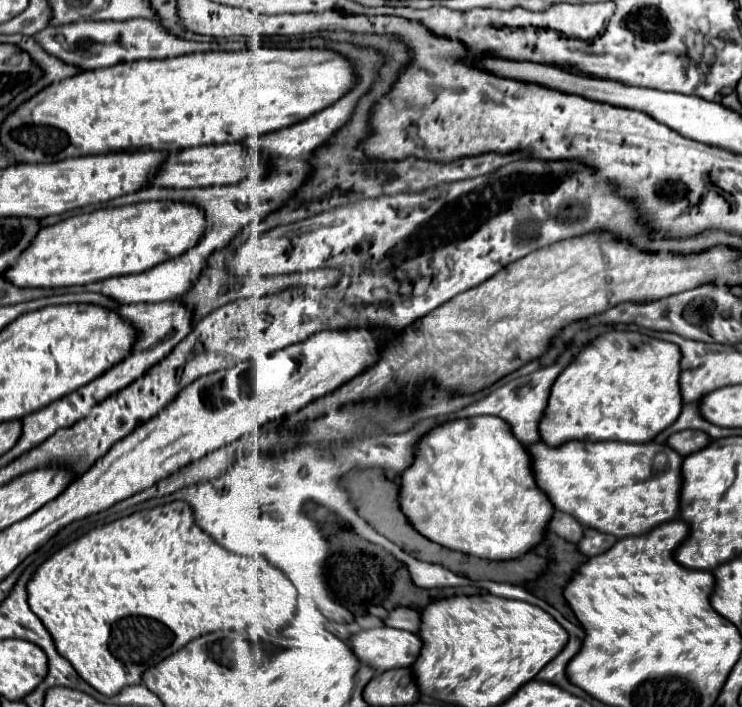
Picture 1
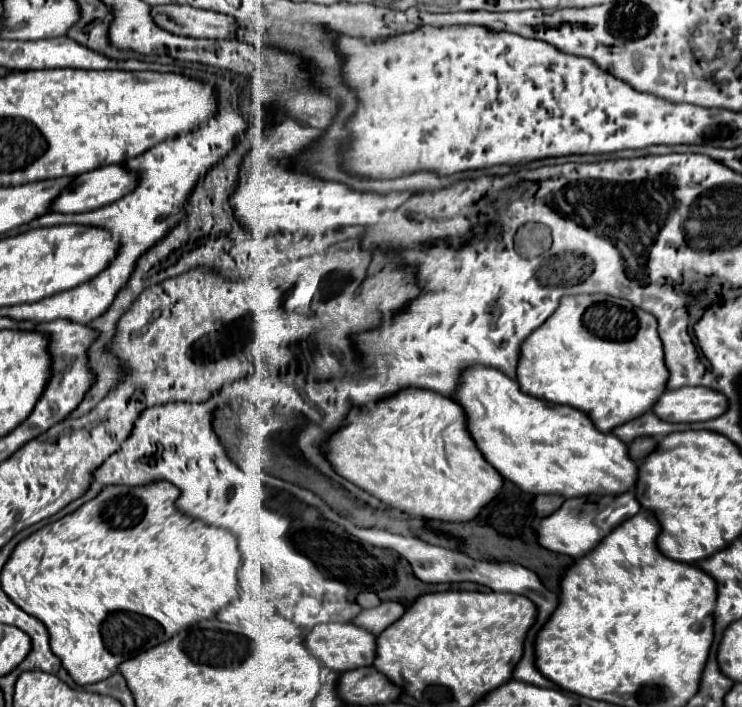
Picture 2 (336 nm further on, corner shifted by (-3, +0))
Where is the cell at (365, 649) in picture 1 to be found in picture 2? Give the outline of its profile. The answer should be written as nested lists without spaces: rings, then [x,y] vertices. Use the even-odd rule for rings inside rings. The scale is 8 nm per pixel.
[[[354,623],[314,625],[304,637],[304,645],[316,659],[320,659],[328,669],[332,669],[336,673],[372,665],[372,659],[376,655],[376,637],[368,631],[364,631],[362,627],[356,627]]]

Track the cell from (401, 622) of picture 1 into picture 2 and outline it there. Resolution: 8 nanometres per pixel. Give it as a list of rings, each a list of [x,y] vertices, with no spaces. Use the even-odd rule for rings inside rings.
[[[384,601],[378,607],[372,609],[362,609],[352,623],[356,623],[358,627],[364,627],[366,631],[372,631],[374,635],[384,631],[390,623],[394,623],[396,619],[400,619],[400,615],[404,613],[404,607],[400,603],[394,601]]]

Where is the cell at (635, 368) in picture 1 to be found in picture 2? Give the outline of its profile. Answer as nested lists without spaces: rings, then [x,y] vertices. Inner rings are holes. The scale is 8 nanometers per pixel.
[[[582,293],[566,295],[560,299],[560,307],[544,321],[520,347],[518,383],[524,393],[534,397],[570,405],[590,417],[594,427],[602,433],[632,421],[652,409],[658,395],[664,393],[668,381],[668,367],[664,363],[662,341],[658,337],[658,323],[654,315],[634,307],[630,301],[610,297],[606,293]]]

